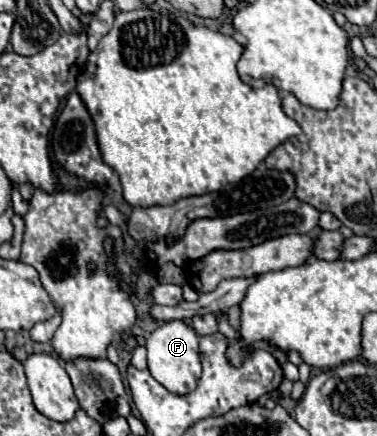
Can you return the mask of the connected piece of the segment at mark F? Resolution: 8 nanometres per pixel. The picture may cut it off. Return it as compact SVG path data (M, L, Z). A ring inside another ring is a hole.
M169 321L157 327L147 339L147 359L151 375L171 393L187 395L195 389L201 377L201 363L199 363L199 335L191 325L185 321Z

